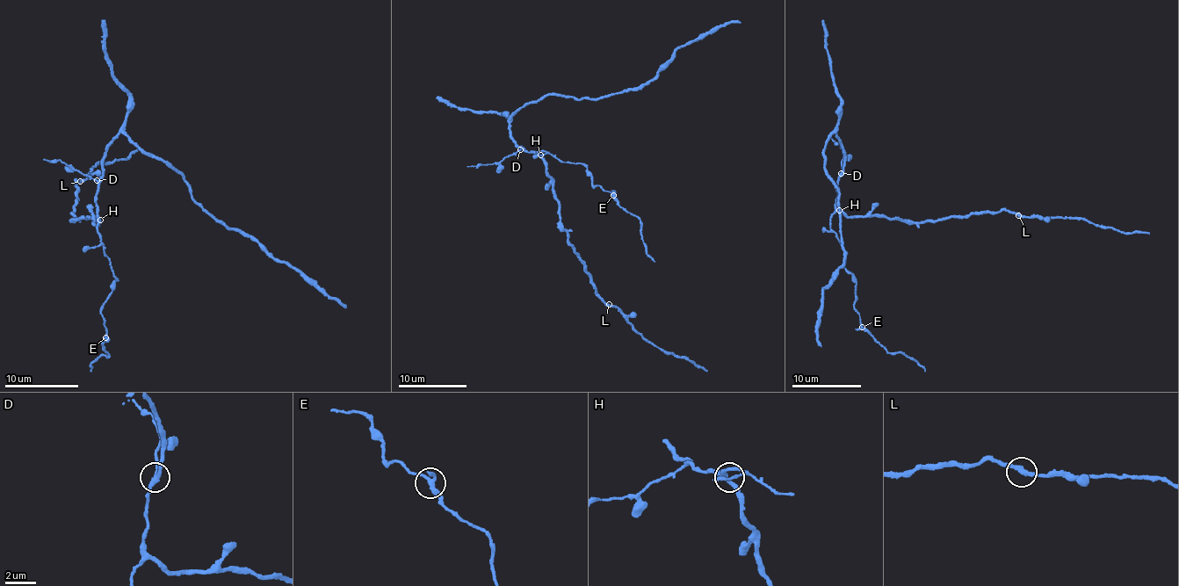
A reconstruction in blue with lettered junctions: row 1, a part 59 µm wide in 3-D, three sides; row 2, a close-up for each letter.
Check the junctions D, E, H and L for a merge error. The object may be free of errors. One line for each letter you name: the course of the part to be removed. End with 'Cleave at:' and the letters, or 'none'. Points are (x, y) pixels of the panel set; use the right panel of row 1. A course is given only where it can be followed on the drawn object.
D: foreign part runs (842, 172), (842, 150), (830, 138)
Cleave at: D

